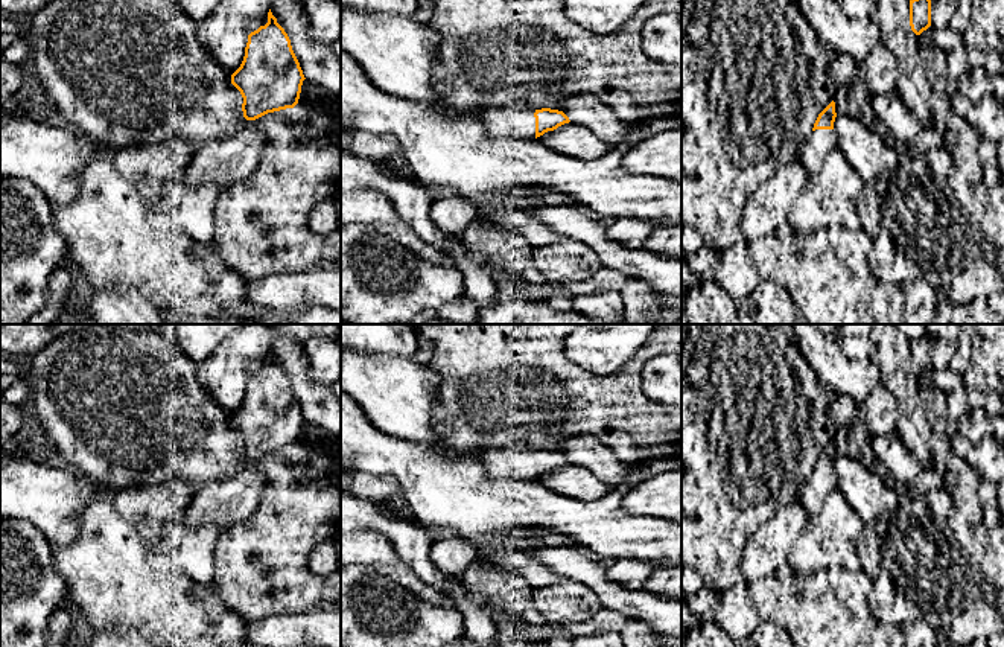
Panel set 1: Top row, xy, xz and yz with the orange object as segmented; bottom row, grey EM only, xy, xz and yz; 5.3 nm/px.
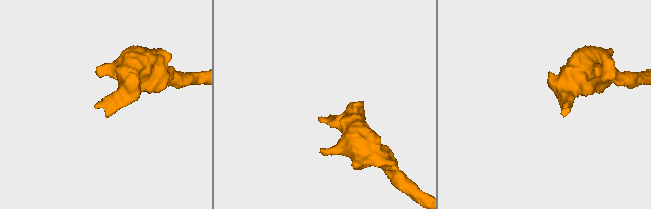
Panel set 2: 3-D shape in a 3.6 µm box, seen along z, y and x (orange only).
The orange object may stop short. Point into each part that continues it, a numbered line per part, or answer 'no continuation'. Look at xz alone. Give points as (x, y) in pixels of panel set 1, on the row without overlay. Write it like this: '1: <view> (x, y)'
1: xz (514, 462)

